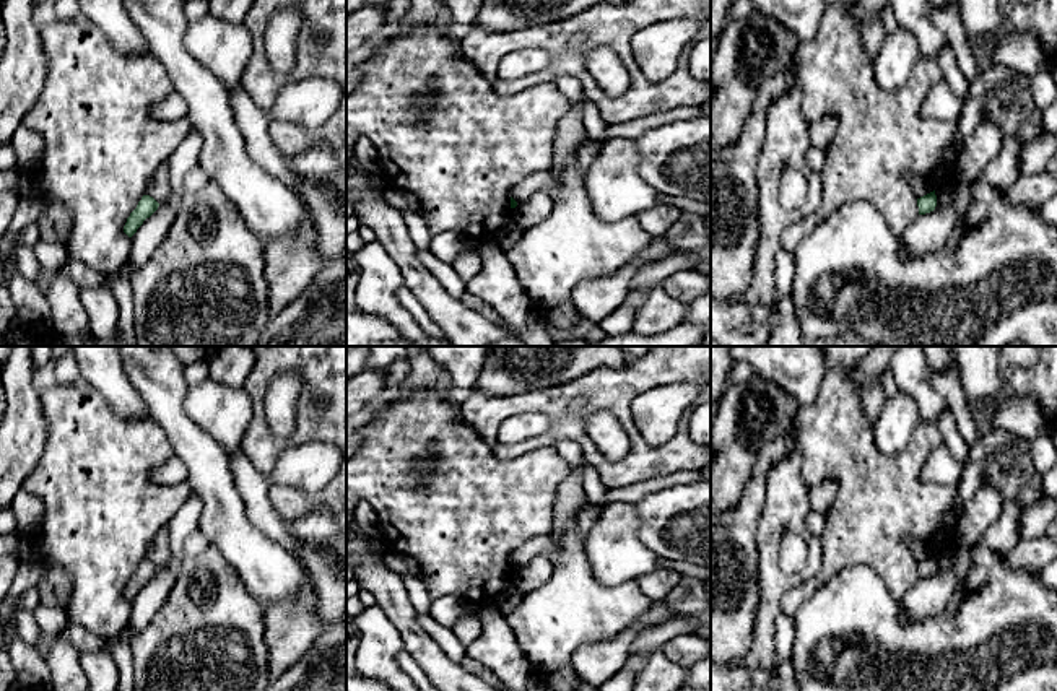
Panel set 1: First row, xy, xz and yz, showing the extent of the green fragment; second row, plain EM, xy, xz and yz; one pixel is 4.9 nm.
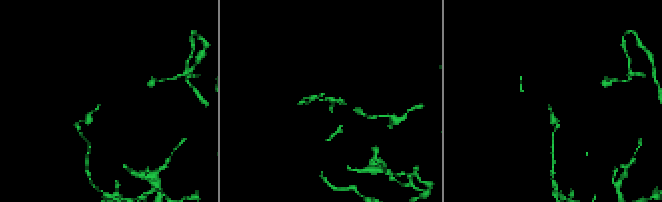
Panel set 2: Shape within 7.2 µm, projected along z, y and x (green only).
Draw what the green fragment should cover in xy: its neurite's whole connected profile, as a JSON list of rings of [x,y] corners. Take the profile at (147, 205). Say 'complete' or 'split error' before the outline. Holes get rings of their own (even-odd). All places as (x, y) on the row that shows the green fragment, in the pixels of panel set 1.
complete | [[[143,195],[141,200],[138,202],[137,208],[127,218],[124,233],[128,237],[132,237],[137,233],[137,229],[143,224],[143,221],[158,210],[158,206],[159,206],[159,203],[153,197]]]

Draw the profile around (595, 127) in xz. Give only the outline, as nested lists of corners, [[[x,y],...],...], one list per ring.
[[[595,114],[590,120],[584,122],[585,135],[592,138],[602,138],[607,127],[608,124],[600,117],[600,114]]]

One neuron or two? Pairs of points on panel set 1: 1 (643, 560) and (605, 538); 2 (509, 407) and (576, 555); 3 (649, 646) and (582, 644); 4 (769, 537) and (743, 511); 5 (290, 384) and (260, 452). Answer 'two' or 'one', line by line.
1: one
2: two
3: two
4: two
5: two

